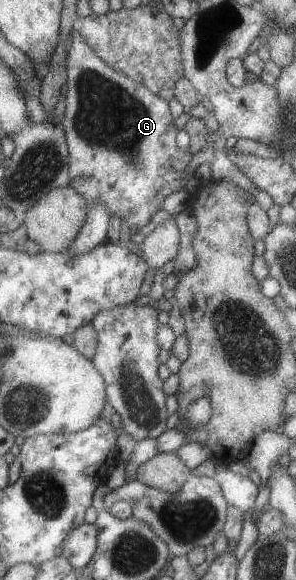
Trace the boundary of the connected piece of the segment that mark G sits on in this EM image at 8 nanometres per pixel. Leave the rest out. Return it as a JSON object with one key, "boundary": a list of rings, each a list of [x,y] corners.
{"boundary":[[[77,30],[71,31],[69,40],[70,43],[65,52],[65,69],[67,72],[67,80],[65,82],[67,90],[65,95],[65,112],[59,122],[65,134],[67,154],[69,156],[67,171],[71,179],[68,181],[67,187],[81,194],[87,202],[88,207],[93,203],[104,203],[105,209],[109,212],[110,216],[118,216],[122,226],[128,228],[132,239],[137,239],[137,232],[140,230],[140,227],[144,226],[144,224],[150,220],[152,214],[158,209],[161,209],[162,201],[169,194],[181,190],[188,191],[192,194],[192,190],[199,187],[201,182],[194,173],[191,178],[184,176],[184,170],[186,170],[186,164],[191,160],[191,154],[188,151],[184,152],[180,150],[178,145],[174,143],[174,138],[177,135],[177,127],[174,125],[174,117],[171,115],[169,104],[164,99],[156,96],[153,92],[150,92],[146,87],[124,76],[120,71],[111,69],[103,60],[100,60],[100,57],[83,41],[81,34]]]}

